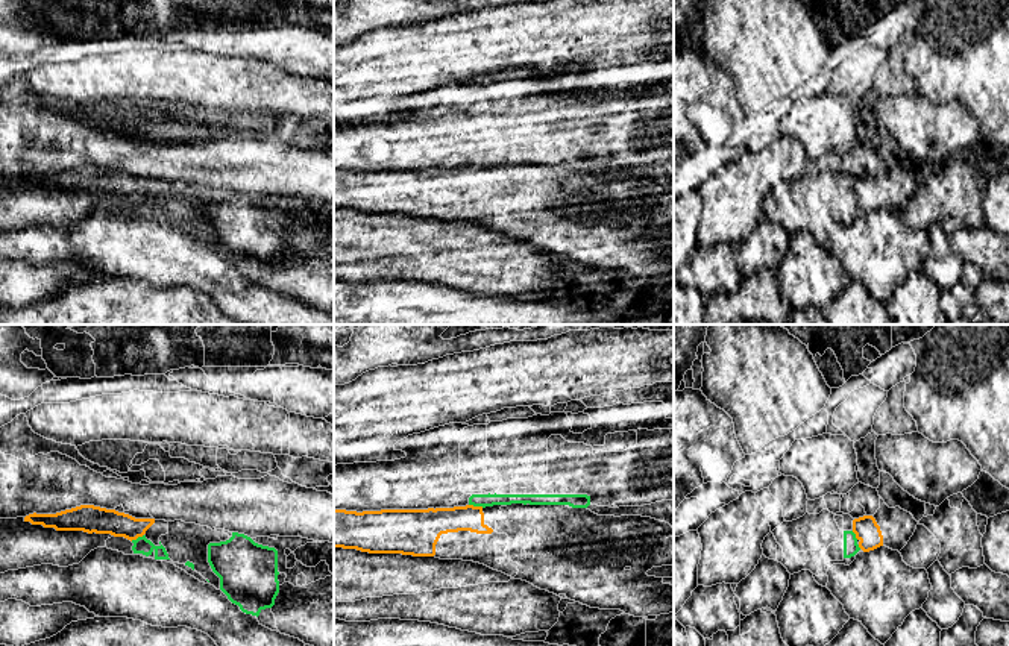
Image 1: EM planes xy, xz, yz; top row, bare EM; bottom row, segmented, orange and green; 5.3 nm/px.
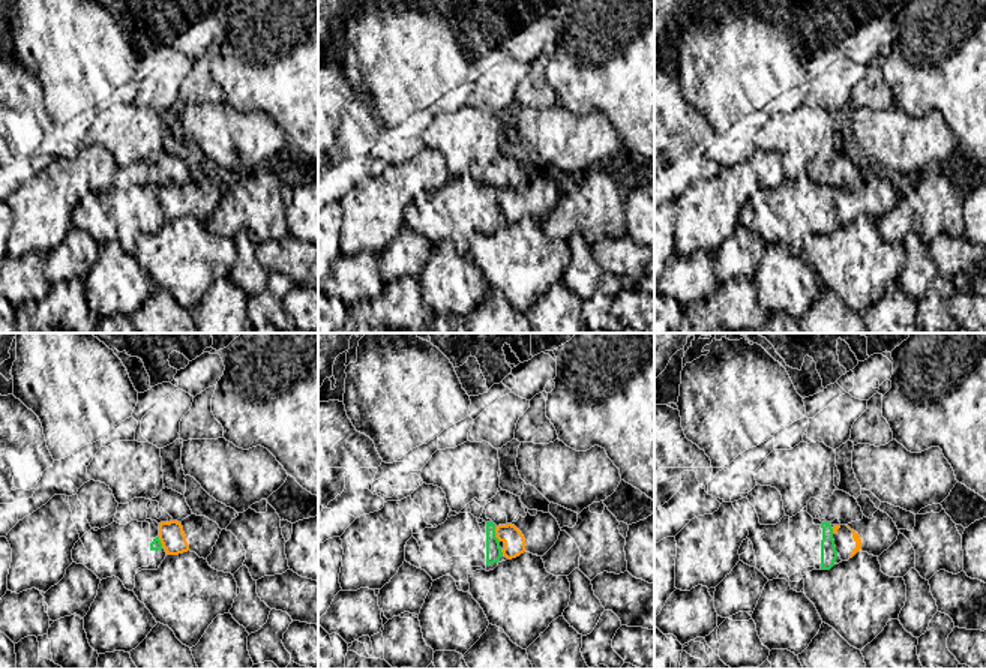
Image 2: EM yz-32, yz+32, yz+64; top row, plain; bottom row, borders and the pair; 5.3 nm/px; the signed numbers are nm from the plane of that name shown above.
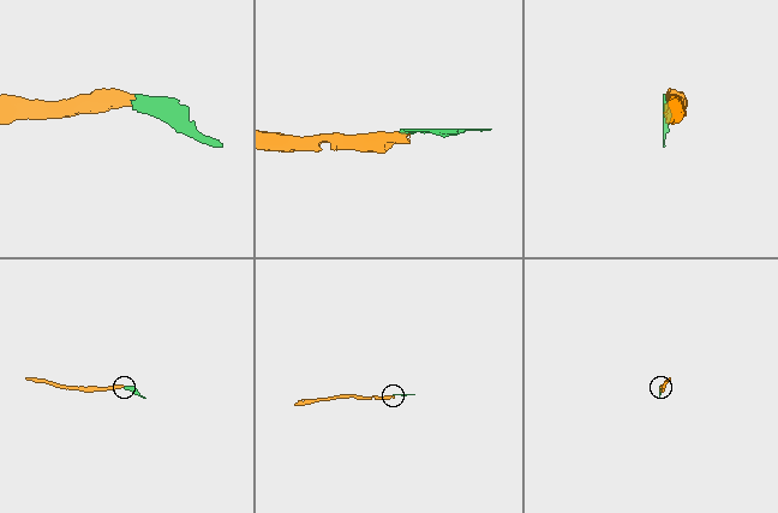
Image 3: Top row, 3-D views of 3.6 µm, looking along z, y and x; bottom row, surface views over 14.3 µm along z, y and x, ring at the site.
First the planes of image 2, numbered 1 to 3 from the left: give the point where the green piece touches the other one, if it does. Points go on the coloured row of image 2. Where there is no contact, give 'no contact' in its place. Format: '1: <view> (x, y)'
1: yz-32 (161, 542)
2: yz+32 (496, 531)
3: yz+64 (833, 530)

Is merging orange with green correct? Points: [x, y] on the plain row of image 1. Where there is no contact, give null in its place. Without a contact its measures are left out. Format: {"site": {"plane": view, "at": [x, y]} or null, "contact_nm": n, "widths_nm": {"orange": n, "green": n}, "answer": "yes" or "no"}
{"site": {"plane": "xz", "at": [477, 167]}, "contact_nm": 80, "widths_nm": {"orange": 150, "green": 70}, "answer": "no"}

